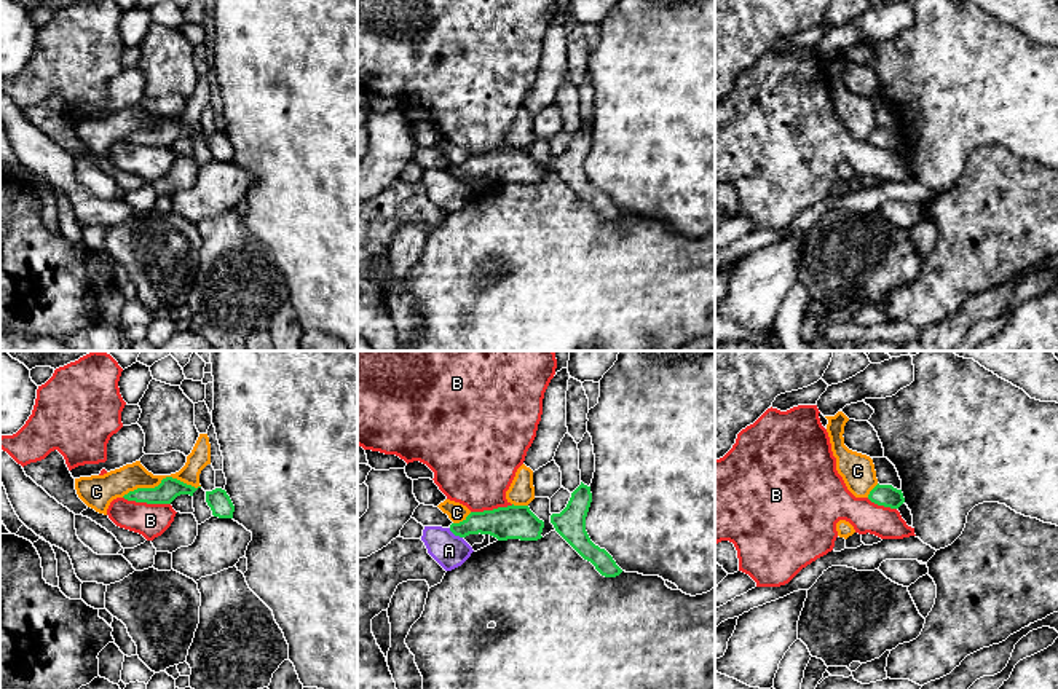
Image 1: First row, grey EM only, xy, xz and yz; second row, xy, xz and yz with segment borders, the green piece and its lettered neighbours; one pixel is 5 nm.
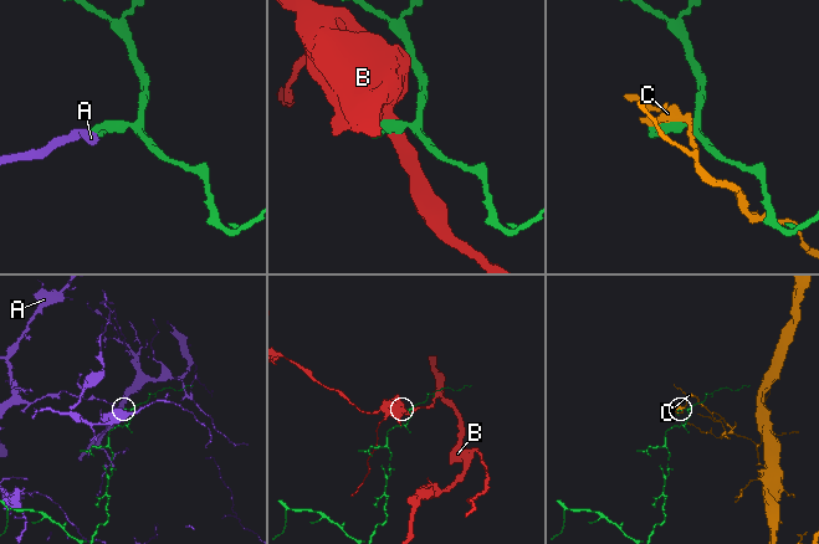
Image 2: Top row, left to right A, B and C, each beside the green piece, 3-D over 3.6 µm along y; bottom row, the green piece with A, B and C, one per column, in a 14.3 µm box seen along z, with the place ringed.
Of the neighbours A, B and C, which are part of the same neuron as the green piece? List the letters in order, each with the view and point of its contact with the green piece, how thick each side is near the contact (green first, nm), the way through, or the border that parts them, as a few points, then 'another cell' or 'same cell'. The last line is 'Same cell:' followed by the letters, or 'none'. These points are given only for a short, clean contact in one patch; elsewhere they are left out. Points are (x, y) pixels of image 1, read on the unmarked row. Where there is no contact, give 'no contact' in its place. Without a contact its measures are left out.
A: meets green in xz at (455, 177); 160 nm thick on the green side, 170 nm on the other; border along xz (449, 171), (461, 181); another cell
B: meets green in xy at (147, 145); 110 nm thick on the green side, 170 nm on the other; border along xy (123, 139), (133, 144), (169, 147); another cell
C: meets green in xy at (161, 125); 110 nm thick on the green side, 140 nm on the other; another cell
Same cell: none

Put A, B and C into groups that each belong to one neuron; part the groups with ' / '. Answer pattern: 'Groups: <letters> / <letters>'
Groups: A / B / C

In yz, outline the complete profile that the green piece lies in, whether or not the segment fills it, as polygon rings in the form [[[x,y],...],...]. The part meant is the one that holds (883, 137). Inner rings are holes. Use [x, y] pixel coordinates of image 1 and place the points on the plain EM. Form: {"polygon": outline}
{"polygon": [[[879,126],[870,134],[868,142],[890,152],[898,152],[905,145],[902,132]]]}

